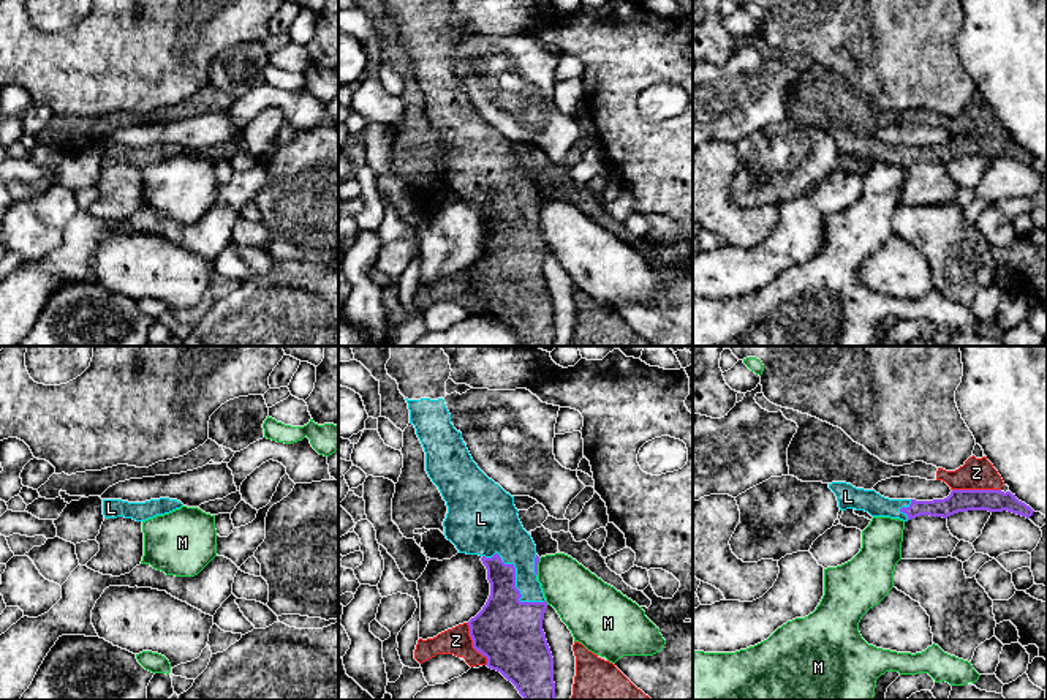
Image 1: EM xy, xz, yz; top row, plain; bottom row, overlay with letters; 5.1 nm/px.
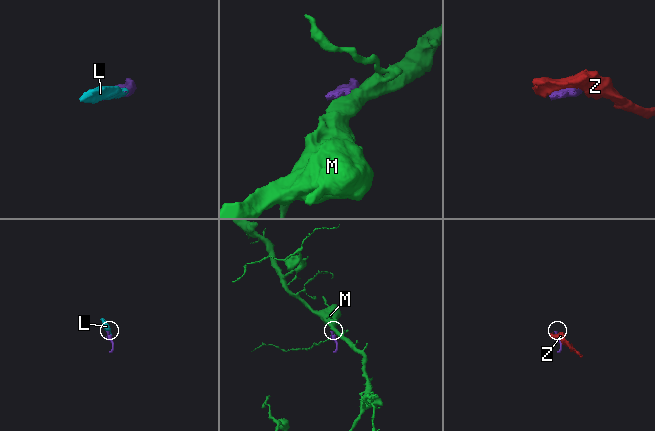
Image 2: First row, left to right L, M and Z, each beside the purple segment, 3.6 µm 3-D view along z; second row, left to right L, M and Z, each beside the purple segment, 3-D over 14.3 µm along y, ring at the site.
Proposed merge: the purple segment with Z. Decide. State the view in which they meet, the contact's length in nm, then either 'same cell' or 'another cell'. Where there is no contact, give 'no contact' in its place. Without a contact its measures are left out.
yz | 240 nm | another cell

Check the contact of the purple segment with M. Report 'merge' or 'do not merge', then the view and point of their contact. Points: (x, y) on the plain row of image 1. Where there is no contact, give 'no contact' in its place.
do not merge; contact xz (546, 248)

